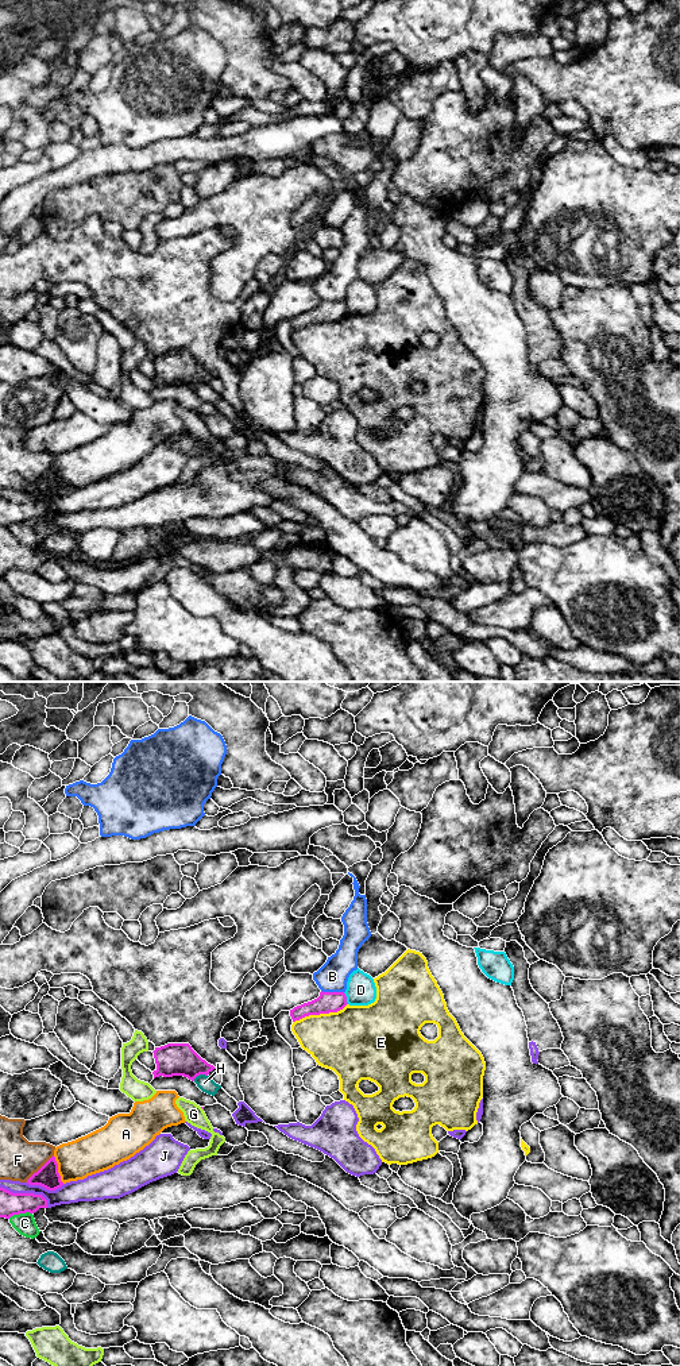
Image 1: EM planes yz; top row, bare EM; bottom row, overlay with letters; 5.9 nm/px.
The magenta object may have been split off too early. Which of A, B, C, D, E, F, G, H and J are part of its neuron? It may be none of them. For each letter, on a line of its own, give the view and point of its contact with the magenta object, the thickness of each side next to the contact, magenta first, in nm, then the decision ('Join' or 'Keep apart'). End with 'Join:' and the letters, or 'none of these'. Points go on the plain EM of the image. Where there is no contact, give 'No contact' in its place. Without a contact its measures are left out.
A: Touches magenta at yz (57, 478). Thickness 140 nm (magenta) against 240 nm. Keep apart
B: Touches magenta at yz (332, 301). Thickness 130 nm (magenta) against 180 nm. Keep apart
C: Touches magenta at yz (19, 521). Thickness 130 nm (magenta) against 130 nm. Keep apart
D: Touches magenta at yz (346, 307). Thickness 130 nm (magenta) against 180 nm. Keep apart
E: Touches magenta at yz (320, 321). Thickness 130 nm (magenta) against 400 nm. Keep apart
F: Touches magenta at yz (41, 477). Thickness 140 nm (magenta) against 240 nm. Keep apart
G: No contact. Keep apart
H: Touches magenta at yz (200, 382). Thickness 190 nm (magenta) against 90 nm. Keep apart
J: Touches magenta at yz (27, 502). Thickness 130 nm (magenta) against 120 nm. Keep apart
Join: none of these

